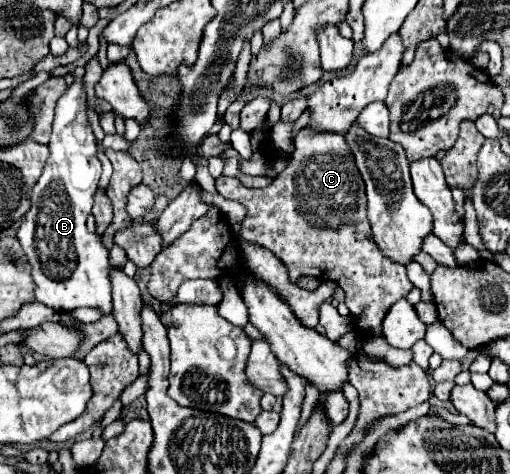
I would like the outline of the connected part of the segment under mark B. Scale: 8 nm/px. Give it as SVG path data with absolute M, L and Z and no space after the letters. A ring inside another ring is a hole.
M76 78L66 88L60 102L56 102L52 138L48 144L50 158L30 194L30 210L26 212L16 236L28 254L28 260L32 260L38 302L58 312L96 308L102 316L110 316L112 296L108 250L104 250L102 240L86 228L86 218L94 206L94 194L102 174L86 110L84 80Z

